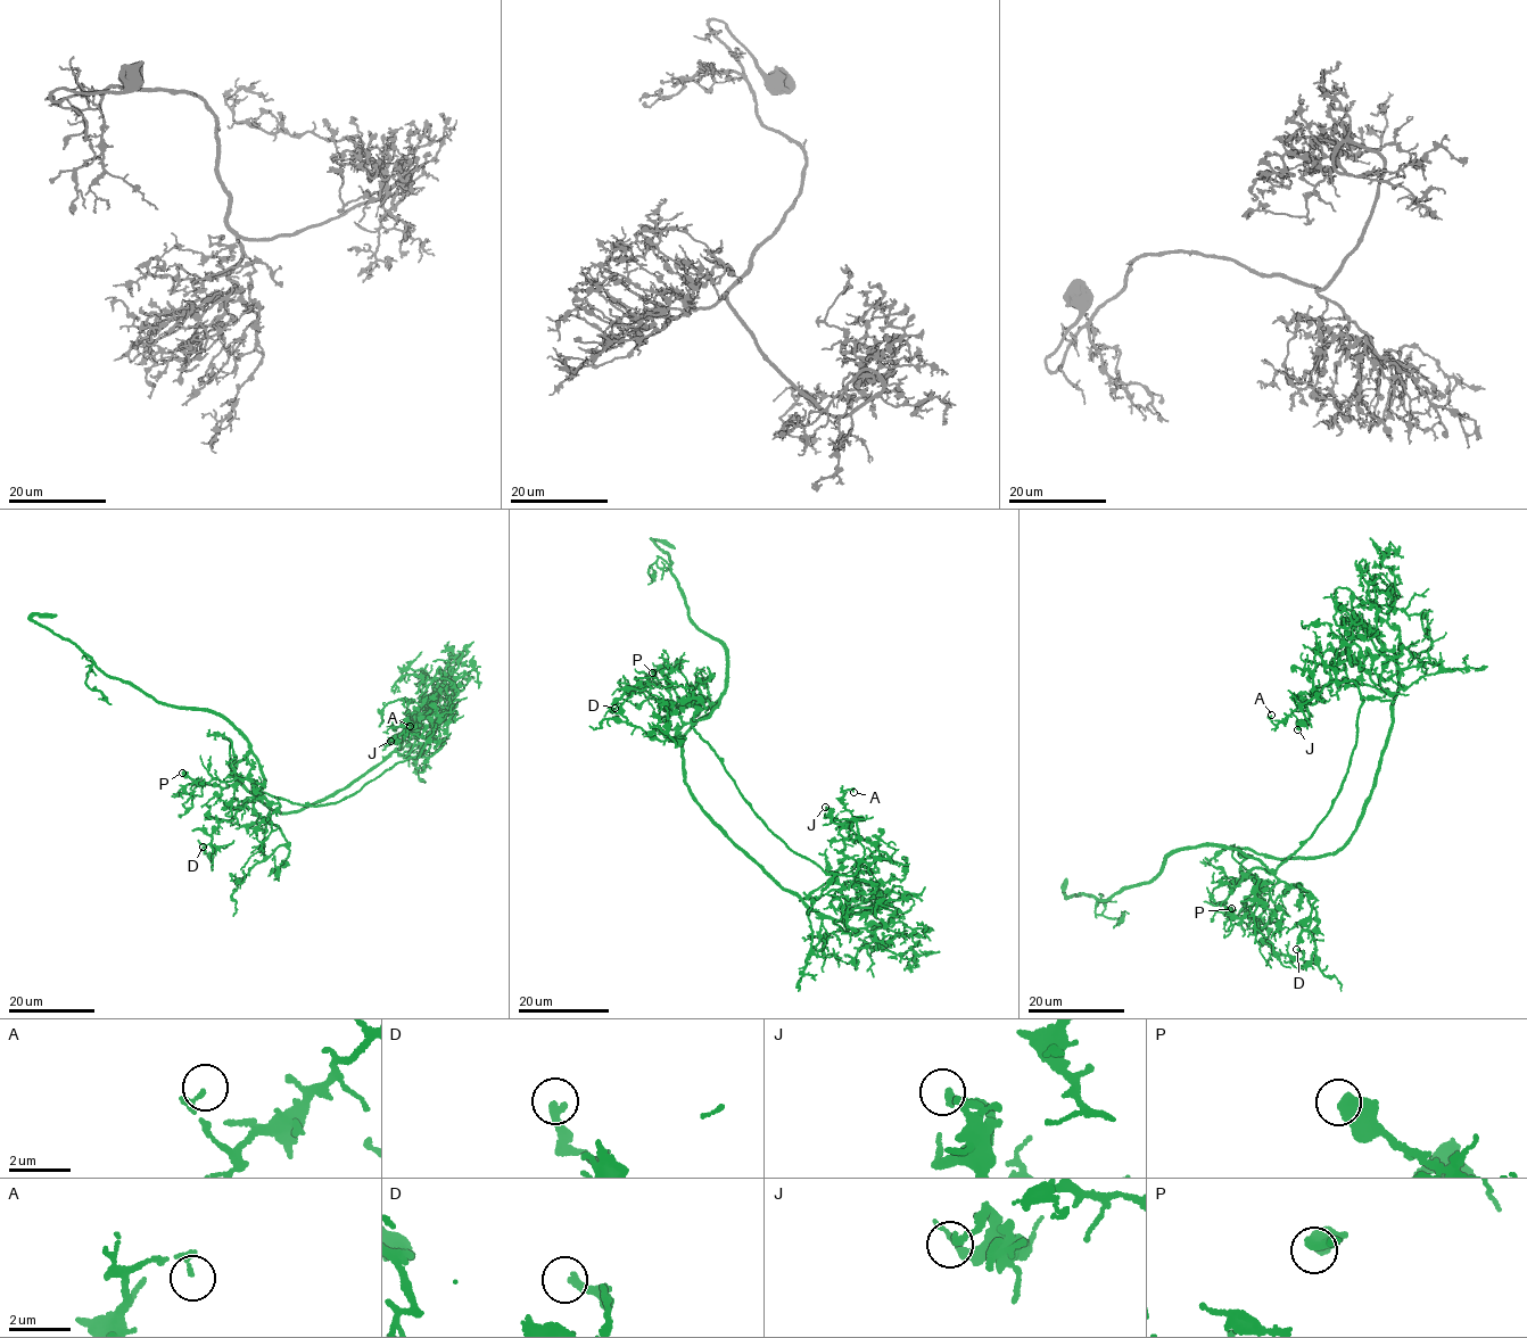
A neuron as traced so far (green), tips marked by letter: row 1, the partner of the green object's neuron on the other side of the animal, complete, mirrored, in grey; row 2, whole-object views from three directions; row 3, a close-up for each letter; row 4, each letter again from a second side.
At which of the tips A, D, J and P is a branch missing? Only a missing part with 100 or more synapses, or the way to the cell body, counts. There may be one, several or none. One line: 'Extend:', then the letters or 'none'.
Extend: none

